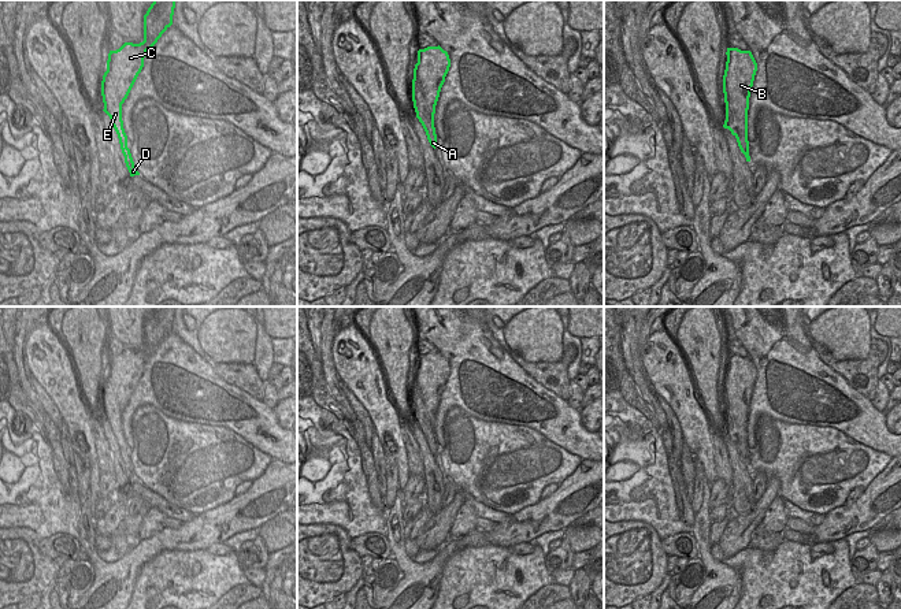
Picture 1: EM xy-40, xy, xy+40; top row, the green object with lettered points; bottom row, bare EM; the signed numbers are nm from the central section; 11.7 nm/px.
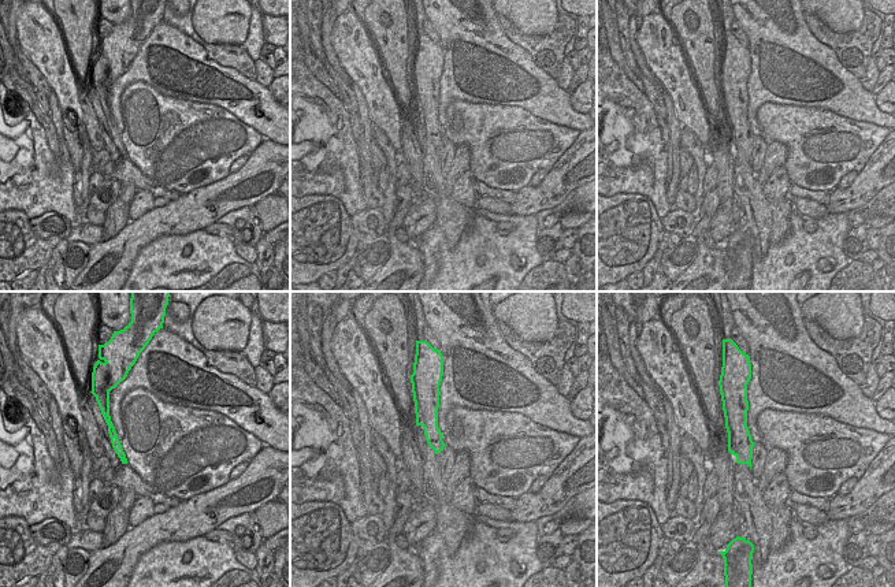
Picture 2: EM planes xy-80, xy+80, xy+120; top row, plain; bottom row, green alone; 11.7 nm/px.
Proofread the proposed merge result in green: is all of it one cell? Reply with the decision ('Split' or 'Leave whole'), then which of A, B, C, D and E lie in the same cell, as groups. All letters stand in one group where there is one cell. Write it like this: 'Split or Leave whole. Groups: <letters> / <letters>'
Split. Groups: A D E / B C

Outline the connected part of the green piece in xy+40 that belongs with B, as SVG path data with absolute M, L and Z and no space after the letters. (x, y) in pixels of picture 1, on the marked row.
M727 48L727 62L723 75L726 111L734 116L738 130L738 146L750 161L748 141L749 97L757 71L757 63L750 51Z

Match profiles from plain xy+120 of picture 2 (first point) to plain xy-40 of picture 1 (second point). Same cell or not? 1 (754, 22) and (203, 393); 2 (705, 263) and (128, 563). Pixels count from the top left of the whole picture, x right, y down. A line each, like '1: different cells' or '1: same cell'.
1: same cell
2: same cell

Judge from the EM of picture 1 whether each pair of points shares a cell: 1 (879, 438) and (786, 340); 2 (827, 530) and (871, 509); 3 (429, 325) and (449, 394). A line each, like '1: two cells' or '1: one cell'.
1: one cell
2: one cell
3: one cell

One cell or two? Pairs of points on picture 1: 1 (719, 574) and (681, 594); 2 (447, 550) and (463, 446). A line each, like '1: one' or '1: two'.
1: two
2: two

